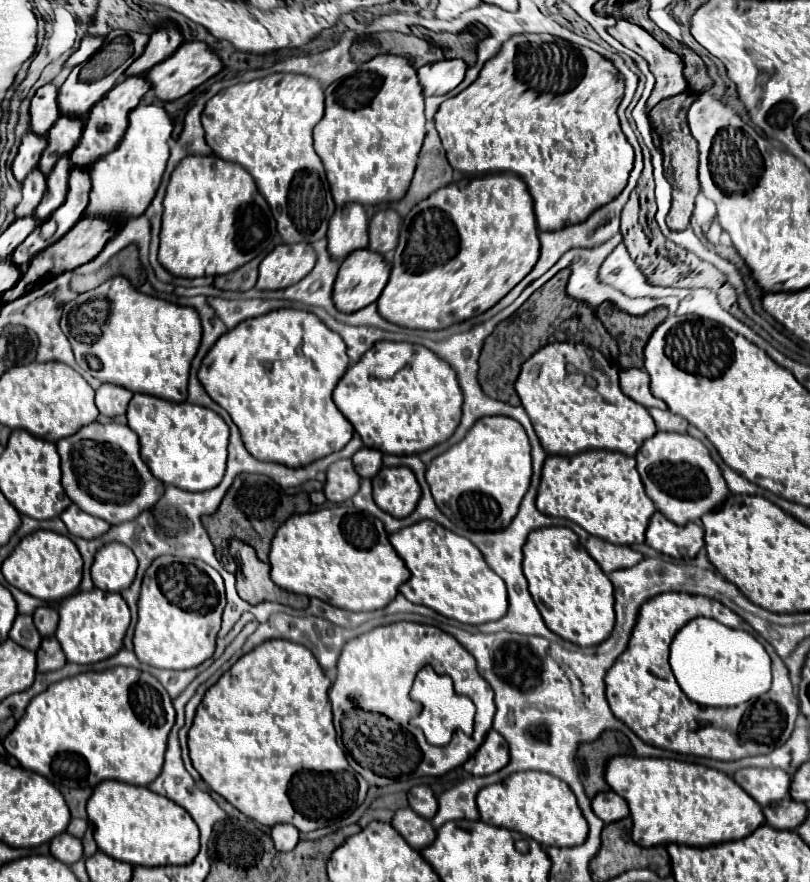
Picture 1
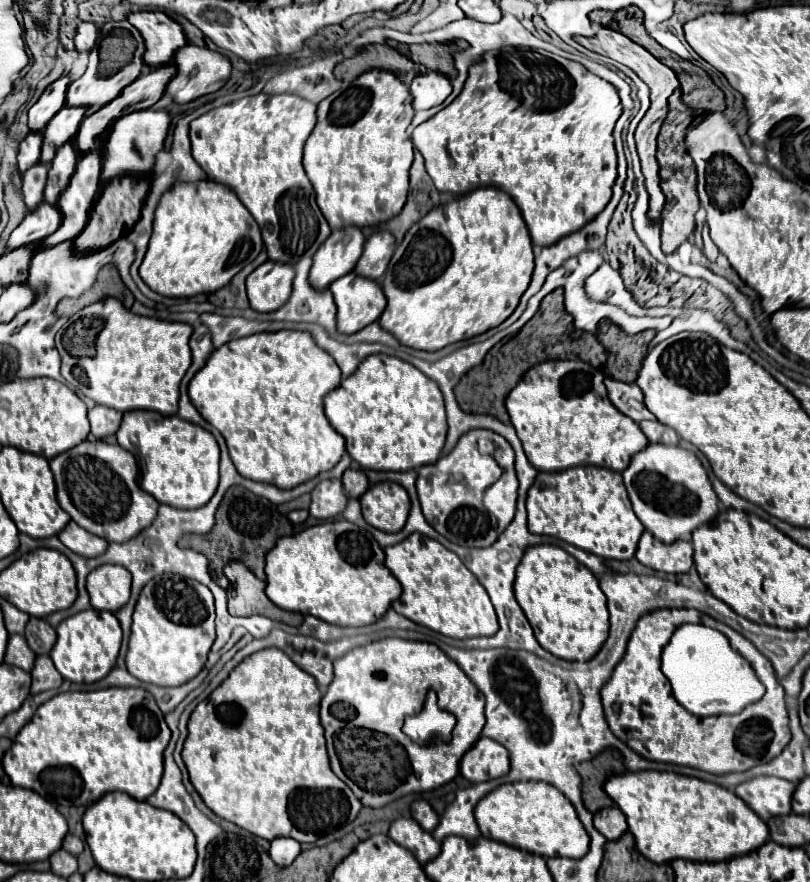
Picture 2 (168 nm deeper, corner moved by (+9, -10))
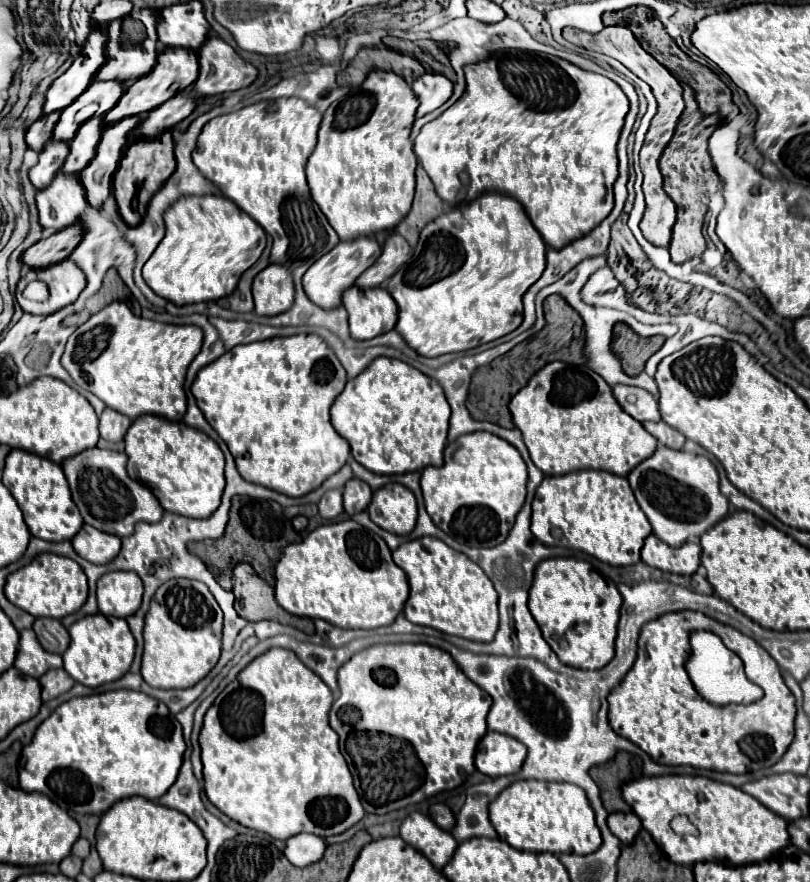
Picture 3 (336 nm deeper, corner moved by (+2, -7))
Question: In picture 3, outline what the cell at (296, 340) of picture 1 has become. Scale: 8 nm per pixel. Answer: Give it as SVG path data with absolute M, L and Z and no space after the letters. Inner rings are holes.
M293 335L255 341L227 351L197 373L191 393L209 425L227 443L245 481L275 489L287 497L303 497L337 473L349 459L347 441L329 421L329 407L345 383L345 367L339 365L339 359L319 335Z

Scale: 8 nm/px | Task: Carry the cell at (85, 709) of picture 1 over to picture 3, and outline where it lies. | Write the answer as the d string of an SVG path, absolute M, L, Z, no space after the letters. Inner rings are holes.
M109 691L101 695L75 697L59 705L47 721L39 725L33 741L19 759L19 785L23 791L37 791L79 815L103 815L113 803L127 797L159 799L177 779L187 745L181 723L169 713L167 705L139 691Z

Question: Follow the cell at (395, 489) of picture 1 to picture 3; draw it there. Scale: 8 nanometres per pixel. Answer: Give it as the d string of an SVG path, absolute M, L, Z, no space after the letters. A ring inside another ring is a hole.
M389 483L375 491L367 509L375 525L395 535L409 535L417 521L415 495L399 483Z

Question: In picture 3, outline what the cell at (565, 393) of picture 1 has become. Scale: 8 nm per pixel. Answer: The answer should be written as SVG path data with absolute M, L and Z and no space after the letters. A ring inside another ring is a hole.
M547 363L511 399L509 411L515 427L523 433L531 461L543 475L599 469L627 477L635 465L657 449L655 437L619 407L605 379L585 365Z

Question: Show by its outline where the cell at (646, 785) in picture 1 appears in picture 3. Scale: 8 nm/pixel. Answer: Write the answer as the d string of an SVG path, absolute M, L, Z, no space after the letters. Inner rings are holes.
M663 775L641 777L623 785L623 797L641 819L643 827L653 835L669 861L693 865L699 861L725 861L731 865L749 865L775 857L789 845L787 821L771 813L755 797L741 789L707 777ZM685 813L697 829L697 837L679 837L671 829L671 819Z

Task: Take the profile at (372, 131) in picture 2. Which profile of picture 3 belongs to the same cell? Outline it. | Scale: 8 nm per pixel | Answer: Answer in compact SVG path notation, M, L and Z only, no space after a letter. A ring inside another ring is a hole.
M371 71L361 87L323 113L317 147L307 161L311 199L319 205L341 241L391 231L409 213L415 191L417 157L409 133L417 97L391 71Z

